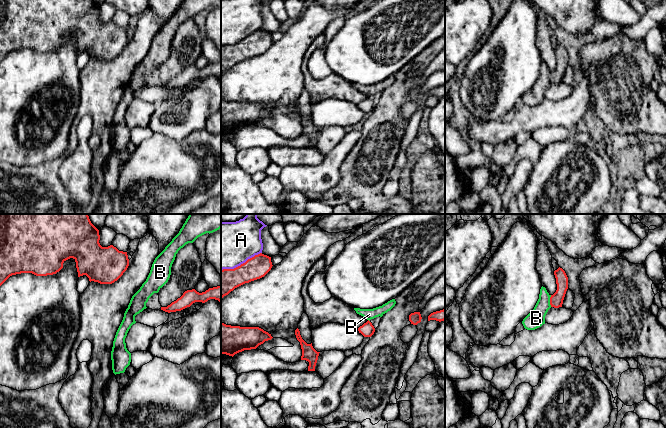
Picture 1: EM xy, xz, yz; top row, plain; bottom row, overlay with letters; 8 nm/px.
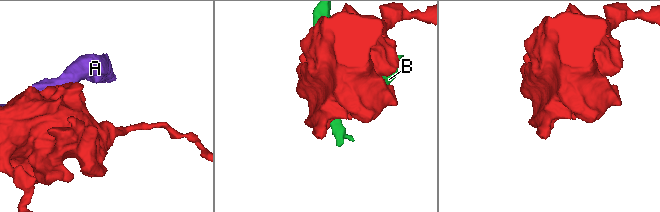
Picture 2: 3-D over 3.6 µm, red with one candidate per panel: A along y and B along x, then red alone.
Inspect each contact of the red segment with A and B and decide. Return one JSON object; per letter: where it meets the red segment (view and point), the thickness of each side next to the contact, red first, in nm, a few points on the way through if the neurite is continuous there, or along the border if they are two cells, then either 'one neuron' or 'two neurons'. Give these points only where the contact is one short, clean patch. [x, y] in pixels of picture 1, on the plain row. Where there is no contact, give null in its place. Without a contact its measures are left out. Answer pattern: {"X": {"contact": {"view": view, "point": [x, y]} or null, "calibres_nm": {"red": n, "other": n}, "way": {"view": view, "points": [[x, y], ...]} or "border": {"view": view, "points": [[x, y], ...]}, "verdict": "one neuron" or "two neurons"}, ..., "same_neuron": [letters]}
{"A": {"contact": {"view": "xz", "point": [241, 40]}, "calibres_nm": {"red": 200, "other": 360}, "verdict": "two neurons"}, "B": {"contact": {"view": "yz", "point": [550, 77]}, "calibres_nm": {"red": 110, "other": 140}, "border": {"view": "yz", "points": [[551, 71], [550, 82]]}, "verdict": "two neurons"}, "same_neuron": []}

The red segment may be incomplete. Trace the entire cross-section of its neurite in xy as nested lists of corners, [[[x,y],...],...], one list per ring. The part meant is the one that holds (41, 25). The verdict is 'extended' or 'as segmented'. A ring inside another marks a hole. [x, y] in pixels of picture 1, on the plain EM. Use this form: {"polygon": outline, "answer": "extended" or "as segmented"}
{"polygon": [[[0,0],[0,62],[16,50],[56,50],[70,34],[76,38],[78,53],[86,51],[90,58],[112,60],[127,46],[128,31],[113,21],[102,23],[99,16],[93,0]]], "answer": "as segmented"}

